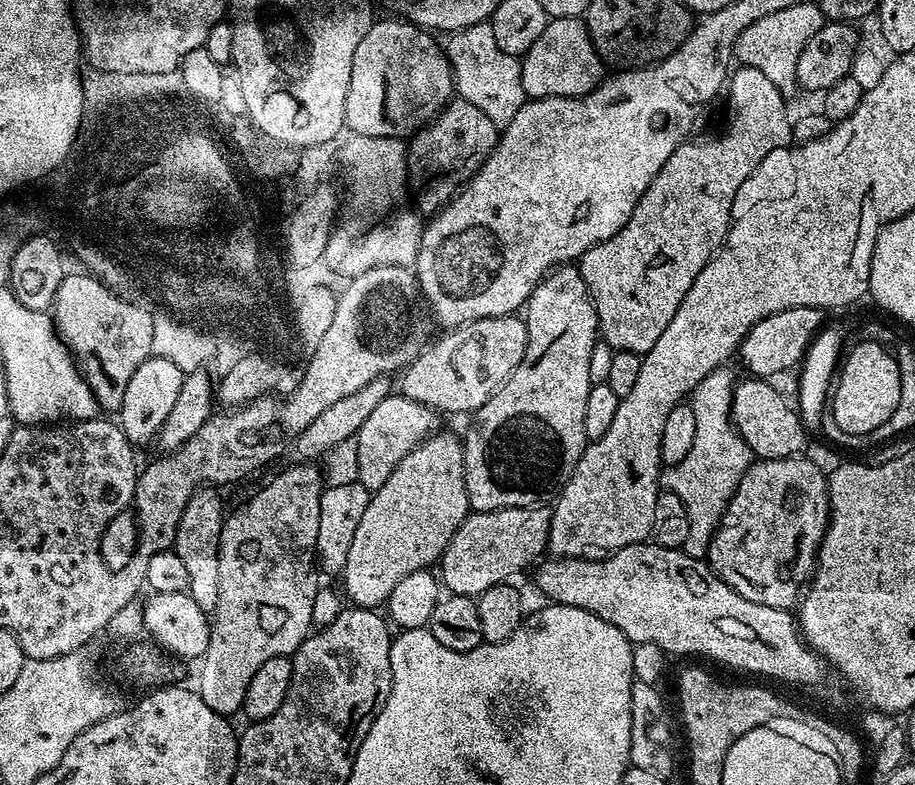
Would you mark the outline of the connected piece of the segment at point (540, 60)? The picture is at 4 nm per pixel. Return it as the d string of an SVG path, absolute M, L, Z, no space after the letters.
M578 16L551 17L546 30L538 34L538 42L534 42L534 46L524 53L520 66L522 90L534 100L543 96L585 96L593 92L606 76L605 61L596 53L587 23Z

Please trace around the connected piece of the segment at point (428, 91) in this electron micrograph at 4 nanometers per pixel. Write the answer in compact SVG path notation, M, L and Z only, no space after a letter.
M392 18L396 20L380 20L377 19L375 23L373 23L372 29L369 30L369 32L366 34L366 38L362 38L362 42L358 42L358 50L354 50L354 66L352 67L352 81L350 82L350 90L346 94L346 118L344 119L347 131L349 133L358 135L358 136L395 136L397 138L408 138L413 135L419 129L421 126L428 123L429 120L432 119L433 116L436 115L437 112L440 111L441 108L444 107L445 104L448 103L449 100L453 99L454 96L454 85L453 85L453 77L452 77L452 66L451 62L448 60L448 58L445 55L445 49L441 47L439 44L436 45L437 37L433 35L429 29L421 28L411 22L405 22L403 19L400 18Z

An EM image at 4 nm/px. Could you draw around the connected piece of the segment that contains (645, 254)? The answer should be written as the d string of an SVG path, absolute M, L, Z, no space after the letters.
M740 66L737 69L737 72L733 76L731 73L726 80L728 132L714 137L713 140L696 140L697 138L692 138L678 145L674 150L674 154L670 154L670 158L666 158L662 170L658 170L658 174L654 174L650 186L642 194L638 206L634 206L634 214L630 214L626 226L622 226L622 230L618 230L618 234L598 242L590 250L586 250L586 254L580 256L578 267L588 287L588 293L592 296L596 313L600 319L599 335L602 337L603 343L605 340L609 344L609 349L617 352L638 352L643 354L650 351L654 346L654 342L658 342L658 338L662 338L662 330L666 330L666 326L670 326L670 318L674 318L674 314L678 314L678 306L682 306L682 298L686 298L690 286L694 286L694 278L698 278L698 274L702 274L704 267L711 262L713 256L719 251L722 243L727 238L732 222L732 207L734 206L735 194L741 189L742 182L746 181L750 174L753 174L755 168L772 150L778 147L789 147L793 143L793 117L788 116L788 104L784 101L787 100L785 93L780 92L778 86L774 86L774 82L770 82L770 78L766 78L766 74L762 74L762 70L754 70L754 66Z

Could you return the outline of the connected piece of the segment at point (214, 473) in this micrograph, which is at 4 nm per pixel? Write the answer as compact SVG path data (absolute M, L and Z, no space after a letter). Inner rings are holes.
M292 393L287 398L269 394L237 409L224 410L222 414L213 413L182 447L161 455L162 458L150 463L145 469L143 467L137 475L133 496L137 518L137 547L132 558L152 558L162 549L173 547L182 512L190 497L202 485L221 486L238 482L272 463L283 453L285 455L308 426L300 424L296 432L288 432L288 428L284 428L284 420L288 420L288 408L292 408L292 404L296 404ZM156 536L164 536L164 544L160 544Z

